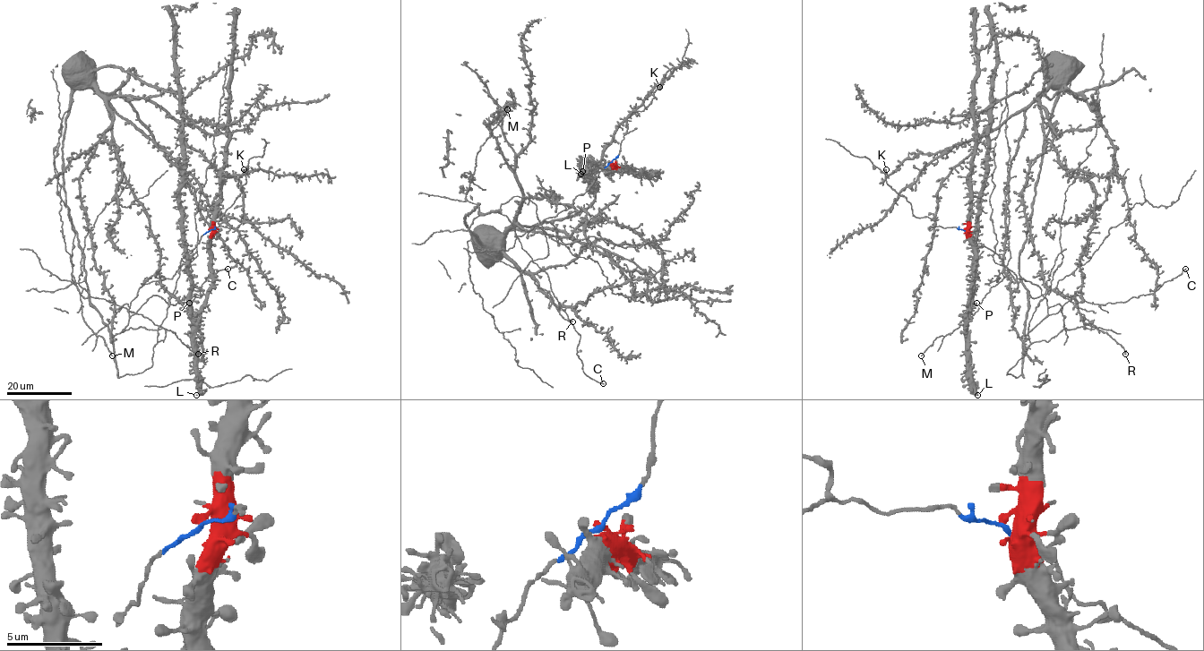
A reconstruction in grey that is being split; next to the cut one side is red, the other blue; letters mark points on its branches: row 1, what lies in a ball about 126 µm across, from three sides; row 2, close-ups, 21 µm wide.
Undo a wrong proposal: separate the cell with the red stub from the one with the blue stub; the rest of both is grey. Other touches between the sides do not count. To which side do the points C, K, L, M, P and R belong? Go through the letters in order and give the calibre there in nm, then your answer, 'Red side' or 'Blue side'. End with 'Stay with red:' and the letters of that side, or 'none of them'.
C: Thickness 200 nm. Blue side
K: Thickness 380 nm. Blue side
L: Thickness 160 nm. Red side
M: Thickness 160 nm. Blue side
P: Thickness 440 nm. Red side
R: Thickness 190 nm. Blue side
Stay with red: L, P

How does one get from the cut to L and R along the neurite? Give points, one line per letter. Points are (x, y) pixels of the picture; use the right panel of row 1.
L: (964, 229), (966, 237), (973, 246), (974, 268), (967, 312), (968, 383), (978, 395)
R: (964, 230), (993, 251), (1018, 278), (1041, 289), (1048, 314), (1026, 335), (1028, 298), (1057, 289), (1126, 354)

